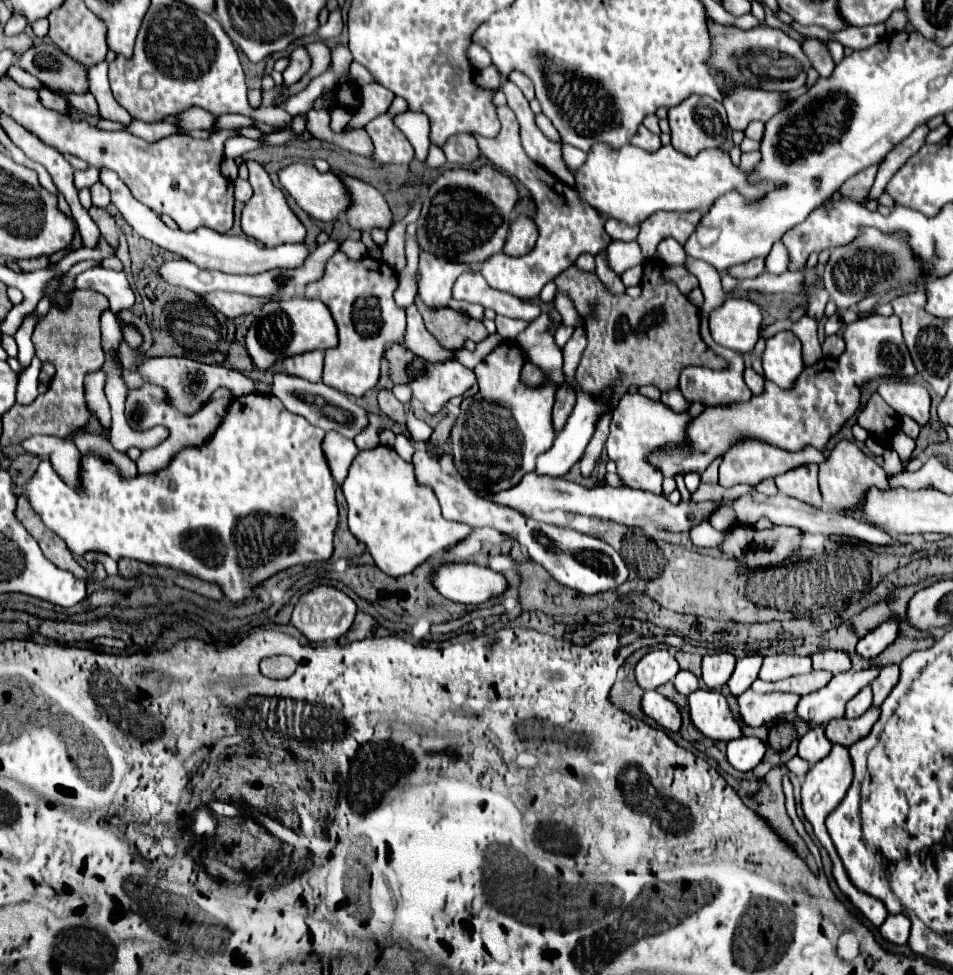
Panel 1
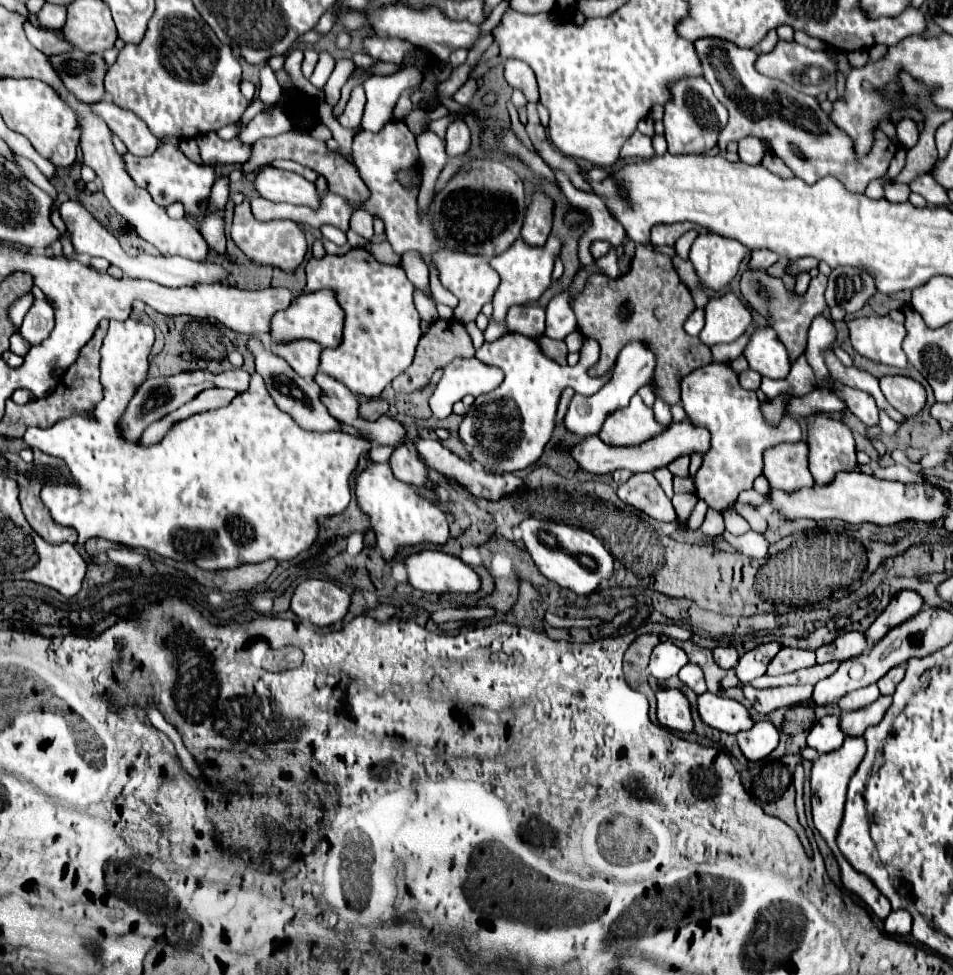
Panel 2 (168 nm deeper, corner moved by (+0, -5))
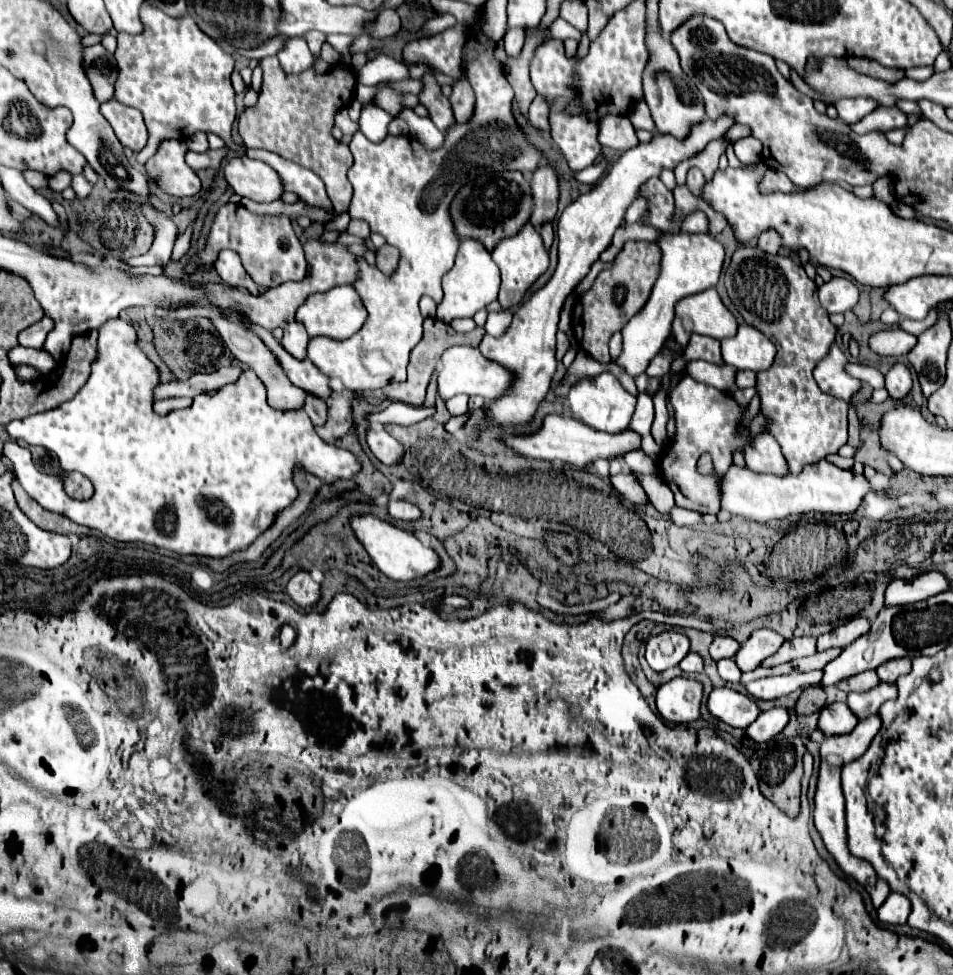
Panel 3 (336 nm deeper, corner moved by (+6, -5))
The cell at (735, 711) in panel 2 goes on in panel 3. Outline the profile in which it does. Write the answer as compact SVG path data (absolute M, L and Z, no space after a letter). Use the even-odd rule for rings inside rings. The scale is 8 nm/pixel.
M715 687L707 699L707 709L715 719L739 729L747 729L761 713L755 699L729 687Z

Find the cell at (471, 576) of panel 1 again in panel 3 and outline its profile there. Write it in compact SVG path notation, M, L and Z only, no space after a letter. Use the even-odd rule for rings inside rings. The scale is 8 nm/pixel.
M373 515L355 517L351 521L351 527L353 527L355 535L359 537L359 541L363 543L363 547L367 549L369 557L373 559L373 563L389 579L413 581L413 579L429 575L429 573L433 573L433 571L437 571L441 567L441 557L431 547L425 547L413 533L401 531L401 529L397 529L397 527L377 519L377 517L373 517Z

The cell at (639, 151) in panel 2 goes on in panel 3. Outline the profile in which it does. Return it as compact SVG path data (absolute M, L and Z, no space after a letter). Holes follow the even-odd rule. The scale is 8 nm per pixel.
M607 115L599 123L599 143L607 149L625 153L627 149L637 147L639 139L635 135L635 129L633 129L629 117Z

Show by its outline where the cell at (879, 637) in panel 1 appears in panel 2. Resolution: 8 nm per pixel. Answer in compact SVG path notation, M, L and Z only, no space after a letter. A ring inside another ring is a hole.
M913 589L899 591L891 599L887 609L865 631L867 639L873 643L879 641L879 637L883 637L883 633L887 633L887 629L891 629L891 625L899 625L899 621L907 621L907 617L913 617L915 613L919 613L921 607L923 607L923 597L917 591L913 591Z

